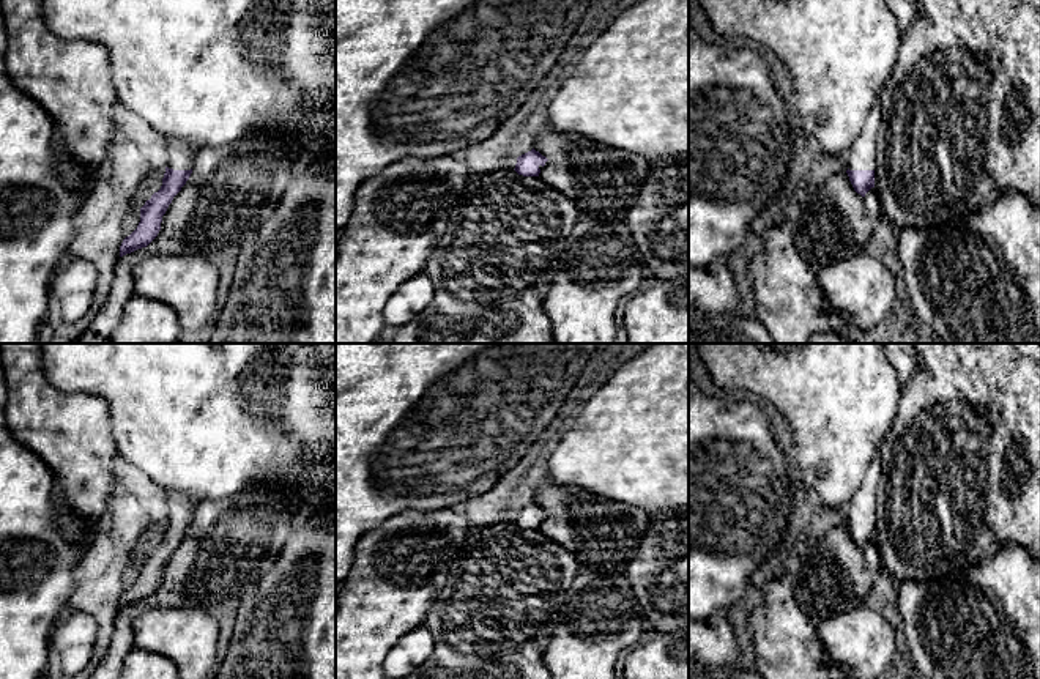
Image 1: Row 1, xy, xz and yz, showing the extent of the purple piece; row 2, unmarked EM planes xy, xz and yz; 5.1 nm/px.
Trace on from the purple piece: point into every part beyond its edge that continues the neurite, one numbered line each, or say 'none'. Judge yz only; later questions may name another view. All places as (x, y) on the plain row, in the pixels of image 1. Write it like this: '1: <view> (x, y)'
1: yz (861, 509)

